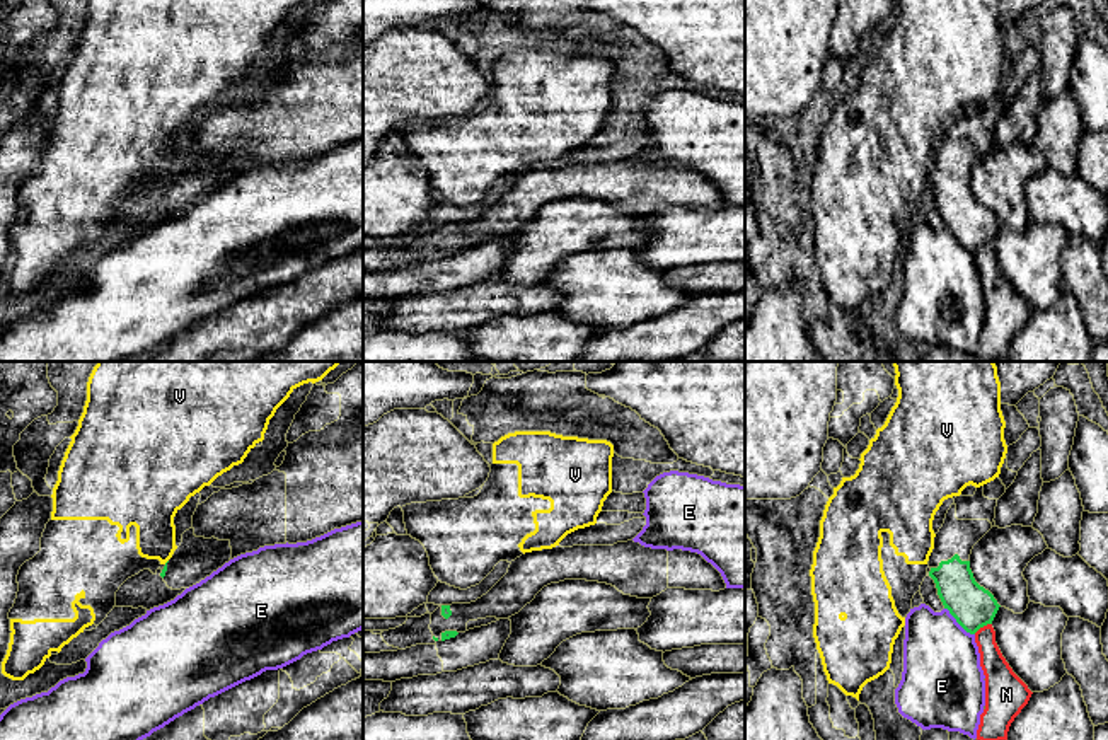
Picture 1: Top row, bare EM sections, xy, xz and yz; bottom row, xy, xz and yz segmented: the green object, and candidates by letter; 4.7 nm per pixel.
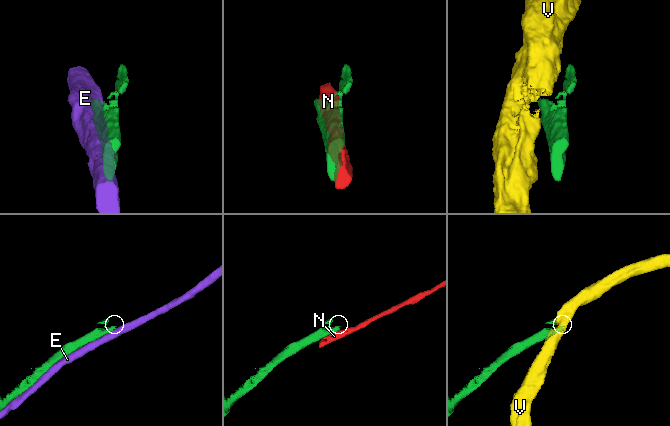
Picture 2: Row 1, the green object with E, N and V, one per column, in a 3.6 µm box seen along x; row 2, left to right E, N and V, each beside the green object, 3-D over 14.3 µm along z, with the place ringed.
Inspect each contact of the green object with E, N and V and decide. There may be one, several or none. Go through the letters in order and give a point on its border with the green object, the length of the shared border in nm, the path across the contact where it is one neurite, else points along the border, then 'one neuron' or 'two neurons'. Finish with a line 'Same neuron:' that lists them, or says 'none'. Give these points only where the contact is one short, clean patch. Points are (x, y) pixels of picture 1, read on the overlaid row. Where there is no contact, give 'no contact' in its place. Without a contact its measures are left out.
E: meets green in yz at (958, 623); contact 190 nm long; two neurons
N: meets green in yz at (982, 626); contact 100 nm long; two neurons
V: no contact; two neurons
Same neuron: none

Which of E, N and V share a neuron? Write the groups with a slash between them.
E / N / V

